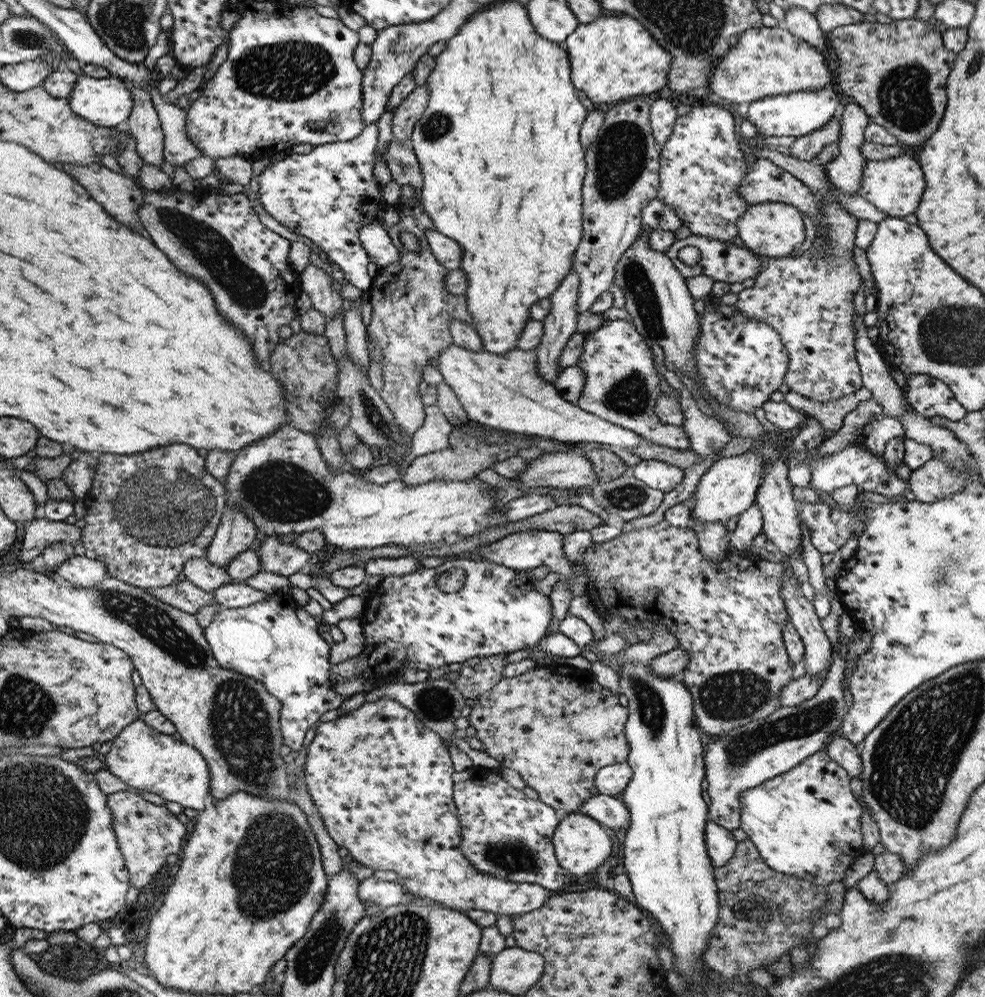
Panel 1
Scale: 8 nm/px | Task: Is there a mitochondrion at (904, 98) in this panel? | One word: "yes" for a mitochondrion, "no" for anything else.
yes

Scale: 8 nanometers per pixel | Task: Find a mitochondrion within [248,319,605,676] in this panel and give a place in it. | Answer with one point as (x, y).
(386, 430)

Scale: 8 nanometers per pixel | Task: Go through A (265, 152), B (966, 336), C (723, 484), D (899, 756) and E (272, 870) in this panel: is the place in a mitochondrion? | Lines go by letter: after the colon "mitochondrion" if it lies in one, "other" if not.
A: other
B: mitochondrion
C: other
D: mitochondrion
E: mitochondrion

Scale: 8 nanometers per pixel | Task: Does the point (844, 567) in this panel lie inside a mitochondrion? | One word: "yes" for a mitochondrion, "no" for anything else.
no

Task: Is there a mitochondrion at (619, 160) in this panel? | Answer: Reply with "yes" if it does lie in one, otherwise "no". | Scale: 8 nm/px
yes

